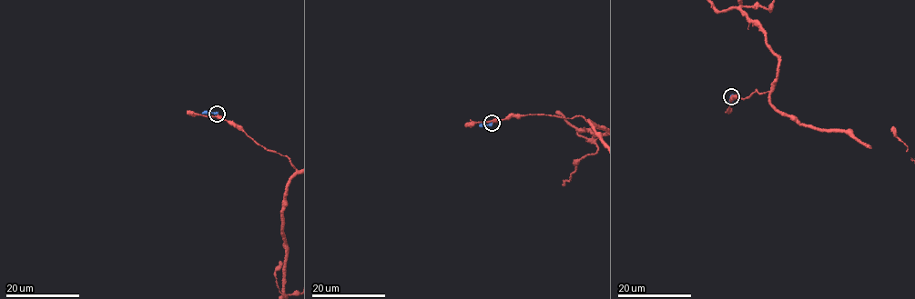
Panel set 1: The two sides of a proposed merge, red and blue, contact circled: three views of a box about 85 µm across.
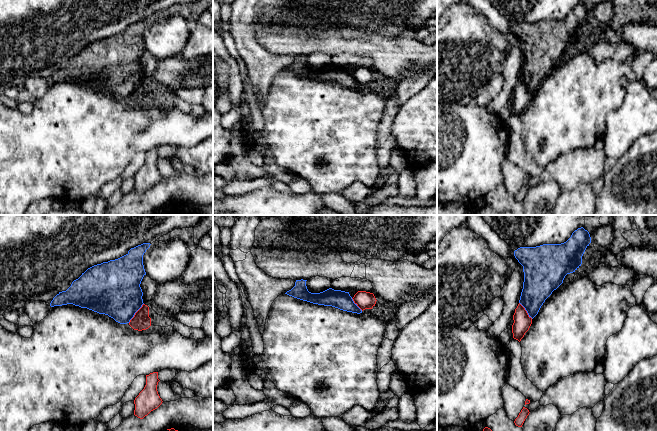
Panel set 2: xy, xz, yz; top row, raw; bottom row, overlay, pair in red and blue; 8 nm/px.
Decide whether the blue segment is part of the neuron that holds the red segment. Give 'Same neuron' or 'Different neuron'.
Different neuron

